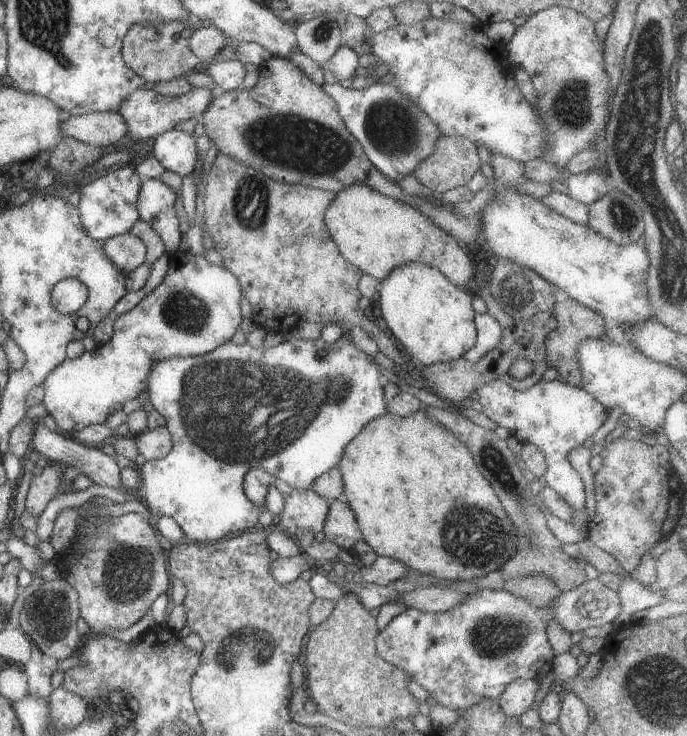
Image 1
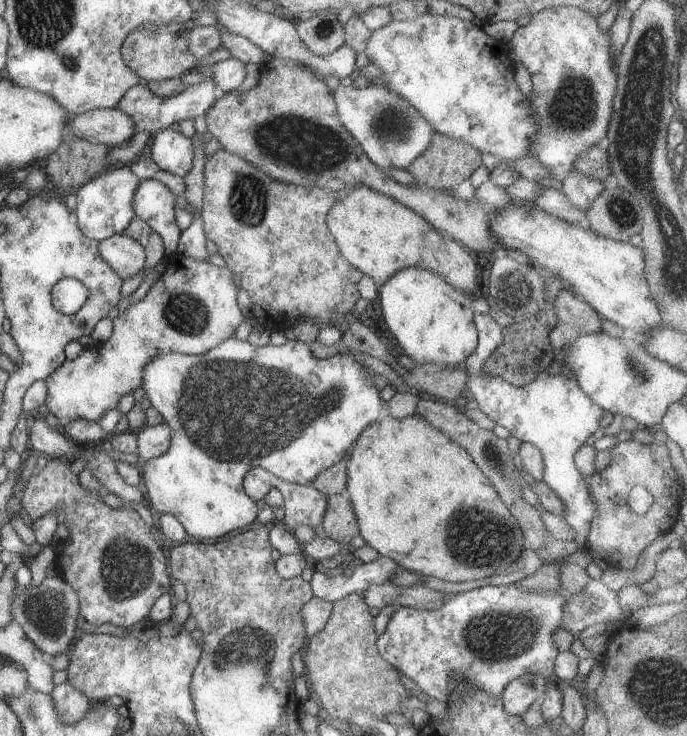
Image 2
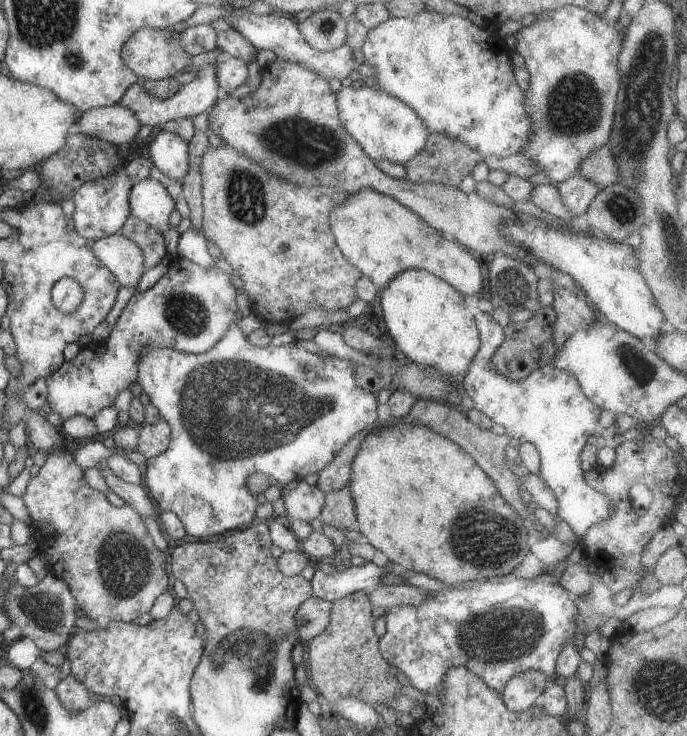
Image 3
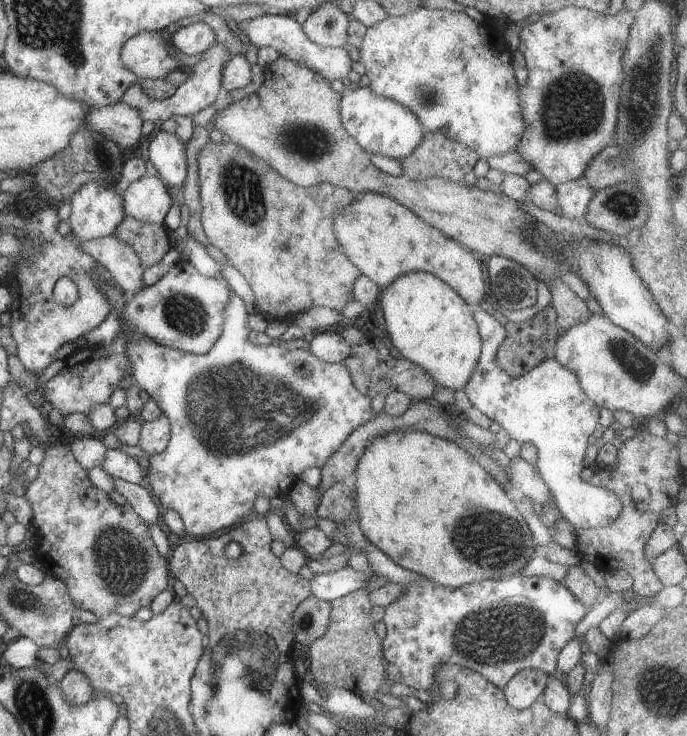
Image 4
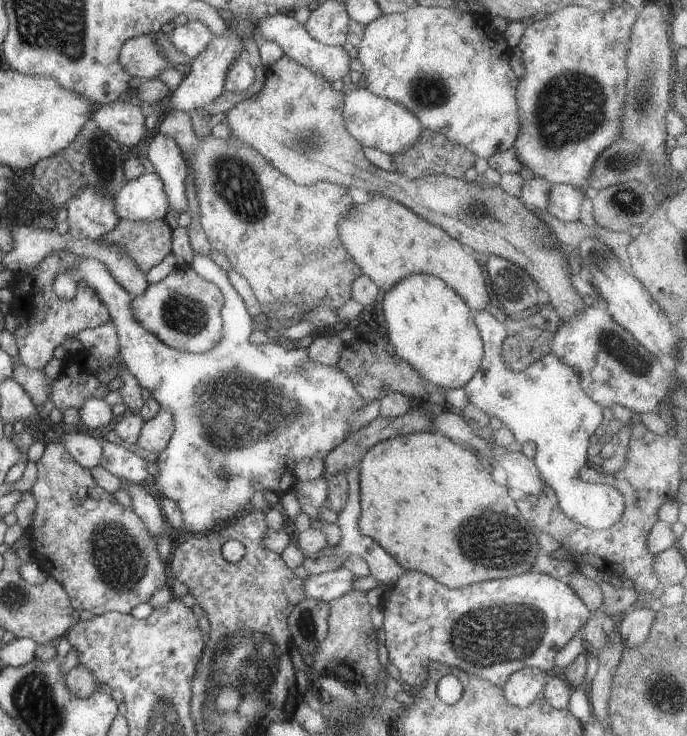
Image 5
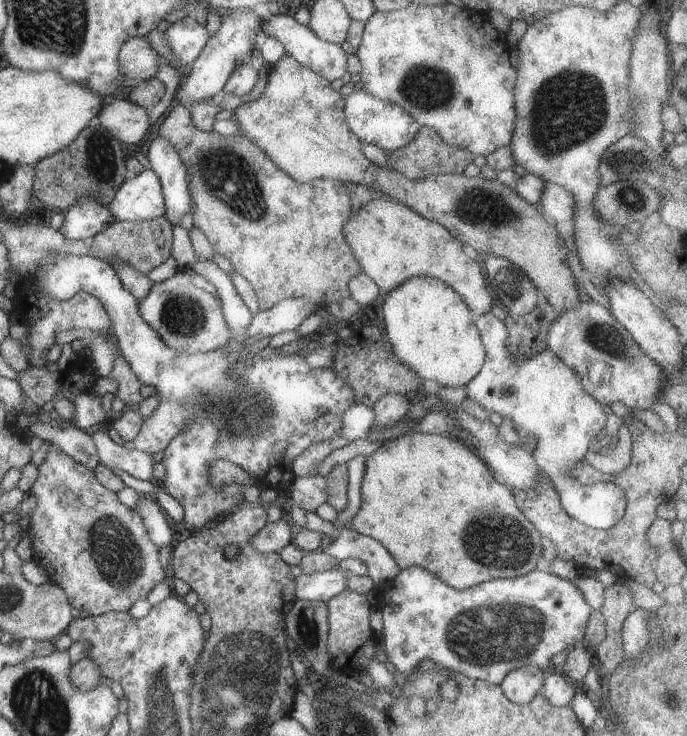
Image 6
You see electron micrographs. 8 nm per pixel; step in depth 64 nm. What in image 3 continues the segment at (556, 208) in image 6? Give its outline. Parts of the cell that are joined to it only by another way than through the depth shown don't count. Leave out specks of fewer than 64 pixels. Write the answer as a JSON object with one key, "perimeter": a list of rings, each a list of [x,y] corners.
{"perimeter":[[[579,173],[557,186],[564,207],[574,218],[587,213],[592,200],[601,192],[598,187]]]}

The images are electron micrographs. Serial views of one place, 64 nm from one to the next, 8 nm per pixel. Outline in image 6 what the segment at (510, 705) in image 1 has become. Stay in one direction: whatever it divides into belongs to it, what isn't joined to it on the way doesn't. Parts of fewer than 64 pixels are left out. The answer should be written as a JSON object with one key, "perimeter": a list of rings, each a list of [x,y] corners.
{"perimeter":[[[525,665],[511,671],[501,683],[501,690],[507,700],[518,705],[529,704],[542,692],[546,671]]]}

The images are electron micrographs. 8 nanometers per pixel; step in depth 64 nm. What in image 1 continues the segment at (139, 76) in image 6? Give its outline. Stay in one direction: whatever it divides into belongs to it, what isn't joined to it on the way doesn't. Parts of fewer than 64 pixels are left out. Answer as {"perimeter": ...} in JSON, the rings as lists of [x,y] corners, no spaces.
{"perimeter":[[[156,20],[154,24],[136,23],[123,38],[121,53],[127,66],[141,76],[148,86],[177,79],[195,72],[201,62],[190,50],[191,33],[192,28],[188,22],[178,20]]]}

